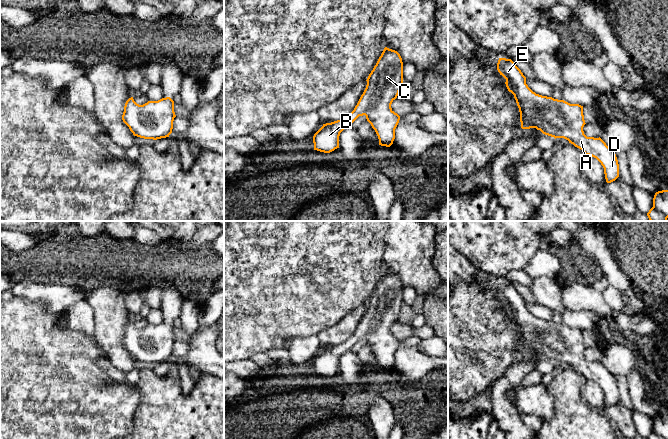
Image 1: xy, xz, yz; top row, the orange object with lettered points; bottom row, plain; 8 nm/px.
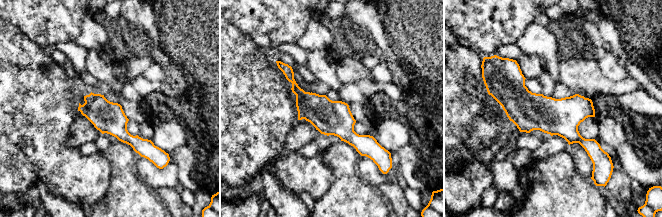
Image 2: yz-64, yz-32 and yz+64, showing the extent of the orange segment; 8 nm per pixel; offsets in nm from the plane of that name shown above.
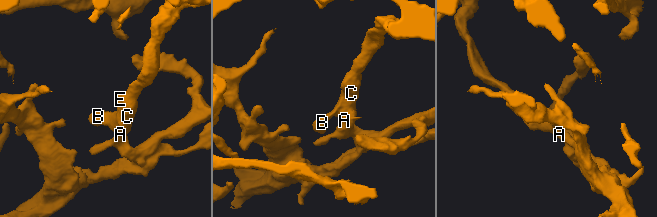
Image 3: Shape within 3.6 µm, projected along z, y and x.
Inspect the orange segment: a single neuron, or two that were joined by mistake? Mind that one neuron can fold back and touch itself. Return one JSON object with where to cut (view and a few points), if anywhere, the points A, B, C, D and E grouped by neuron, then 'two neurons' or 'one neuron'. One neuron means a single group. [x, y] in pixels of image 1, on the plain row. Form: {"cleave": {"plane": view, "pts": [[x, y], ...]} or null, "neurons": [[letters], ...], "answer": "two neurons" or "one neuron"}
{"cleave": {"plane": "yz", "pts": [[566, 329], [562, 335], [533, 335], [531, 344], [534, 350]]}, "neurons": [["A", "B", "D"], ["C", "E"]], "answer": "two neurons"}

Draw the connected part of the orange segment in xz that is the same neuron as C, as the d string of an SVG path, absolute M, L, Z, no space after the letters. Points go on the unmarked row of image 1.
M385 271L366 305L366 312L357 327L358 341L365 339L372 347L375 339L392 335L391 328L404 309L400 278Z

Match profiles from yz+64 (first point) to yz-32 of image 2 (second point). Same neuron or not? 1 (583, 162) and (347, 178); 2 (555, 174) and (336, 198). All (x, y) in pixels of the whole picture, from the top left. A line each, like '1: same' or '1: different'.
1: different
2: same

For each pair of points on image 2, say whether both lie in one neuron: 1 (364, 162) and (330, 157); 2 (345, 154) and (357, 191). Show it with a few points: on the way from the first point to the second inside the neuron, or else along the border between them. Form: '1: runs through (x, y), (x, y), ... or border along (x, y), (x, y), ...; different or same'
1: border along (359, 155), (357, 170), (368, 182); different
2: runs through (345, 163), (345, 179), (348, 182); same

